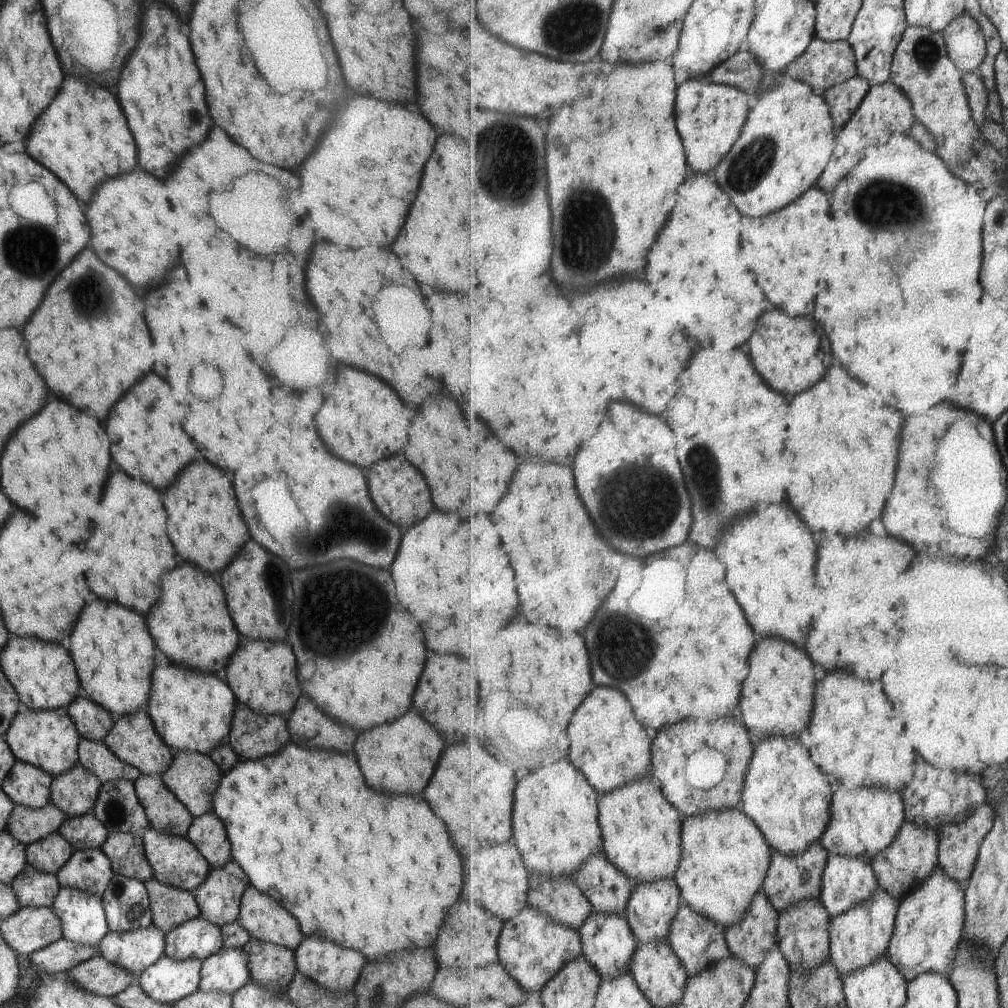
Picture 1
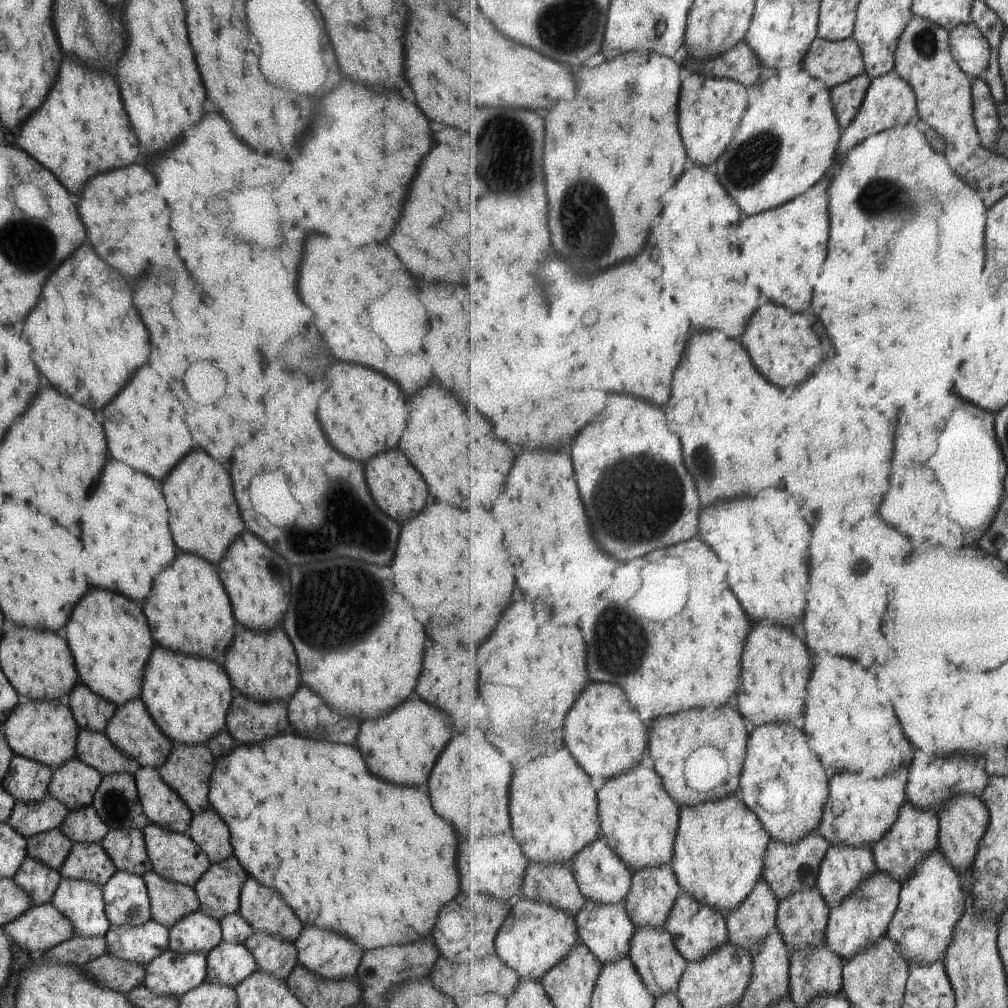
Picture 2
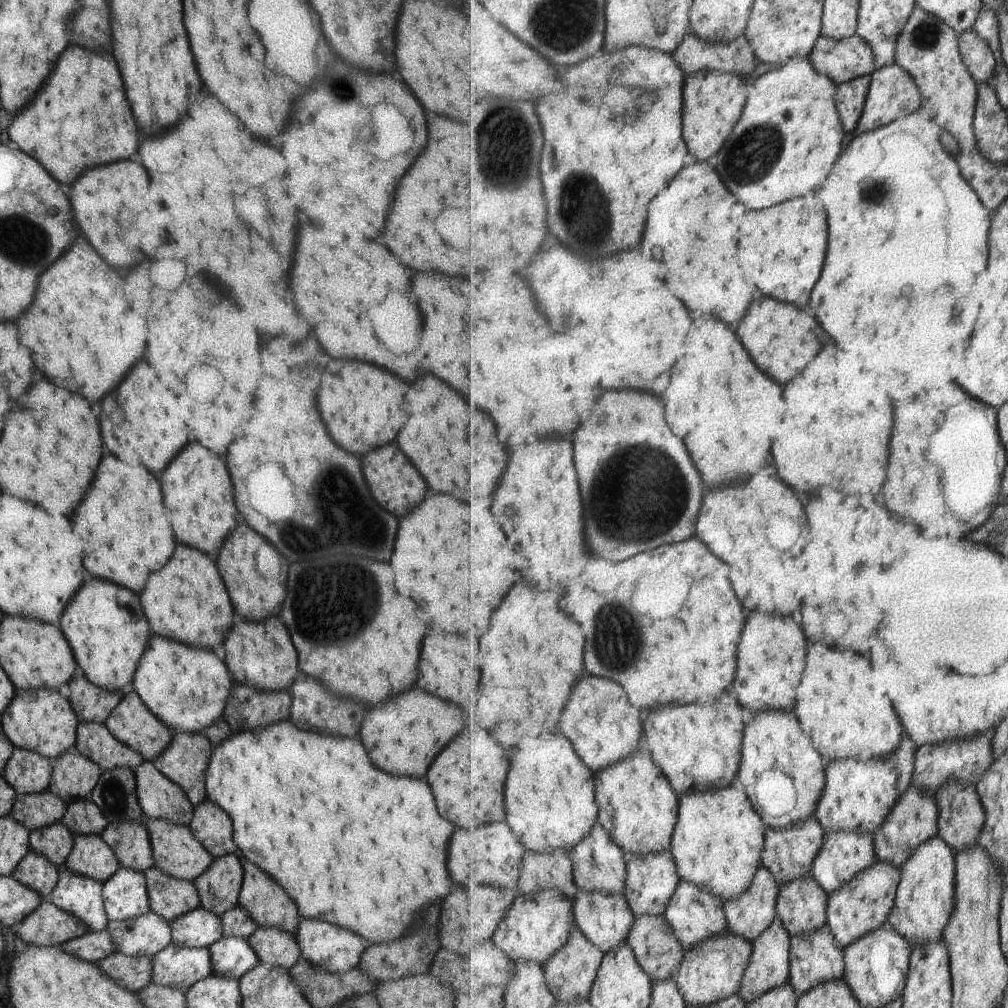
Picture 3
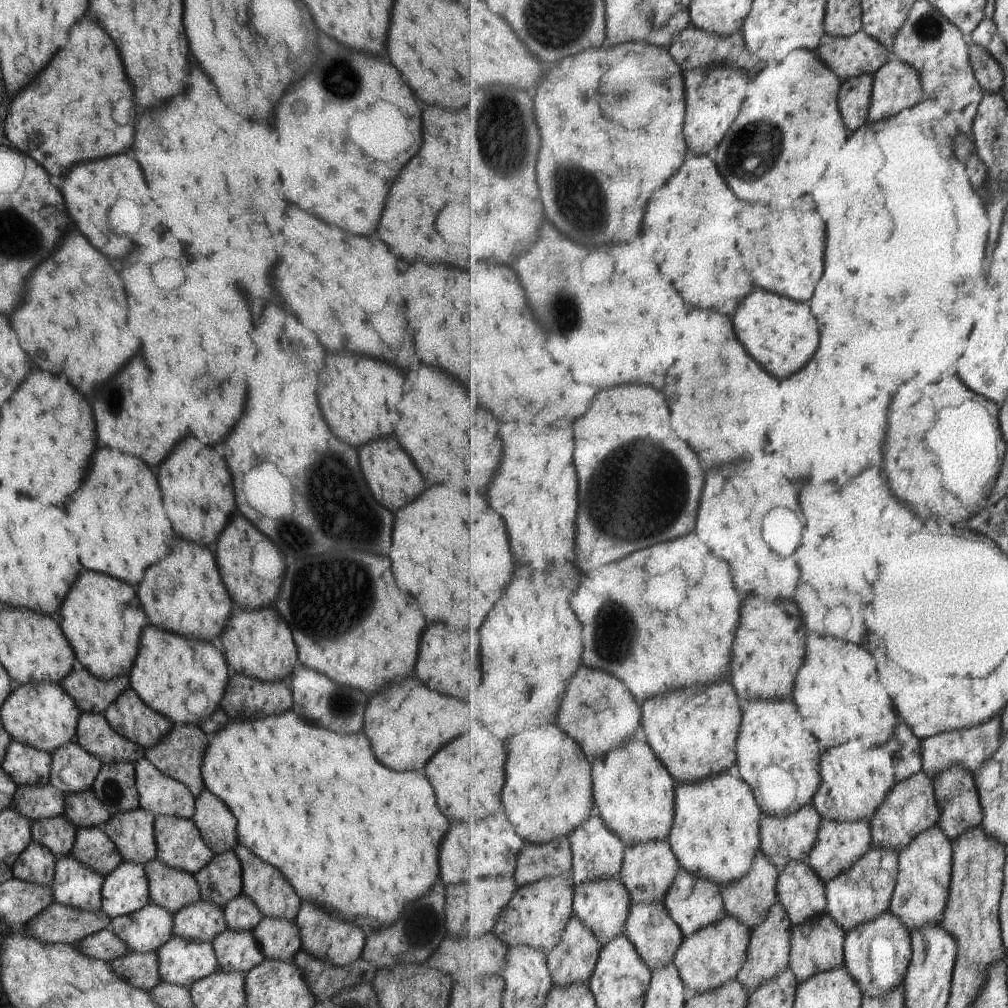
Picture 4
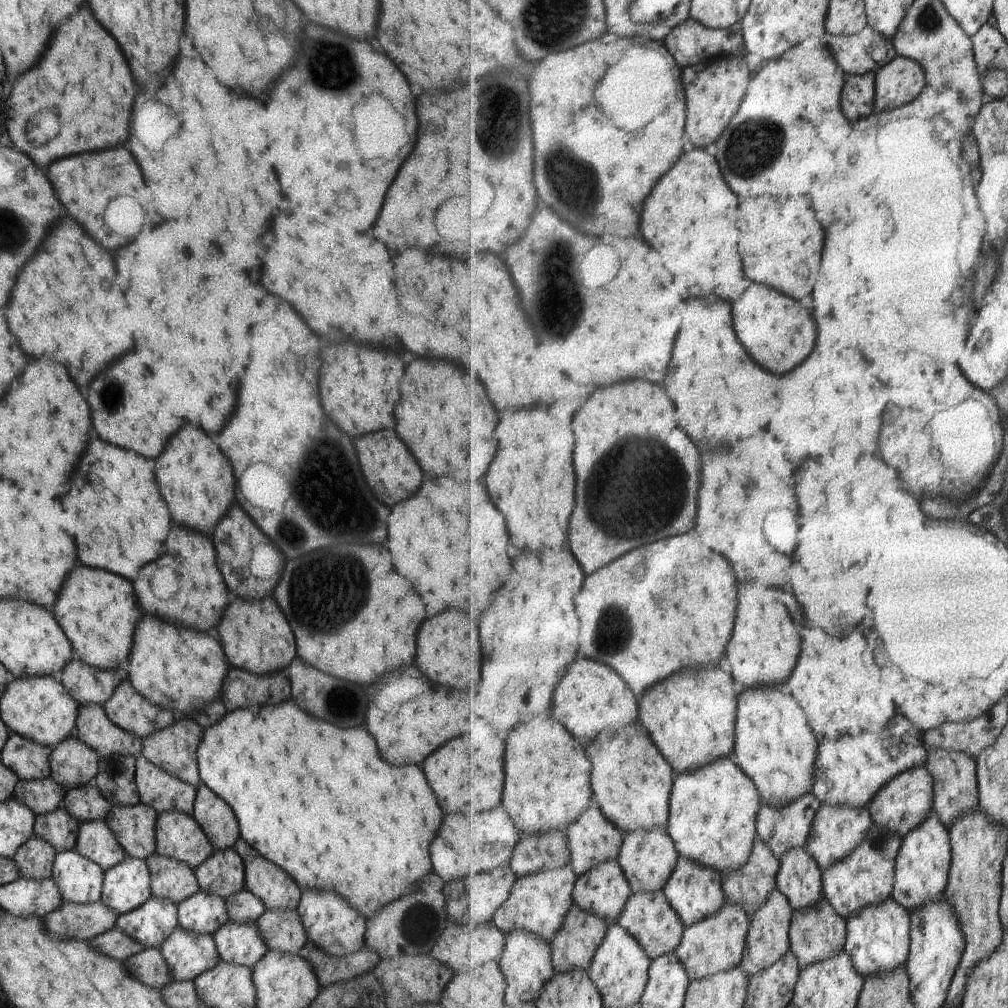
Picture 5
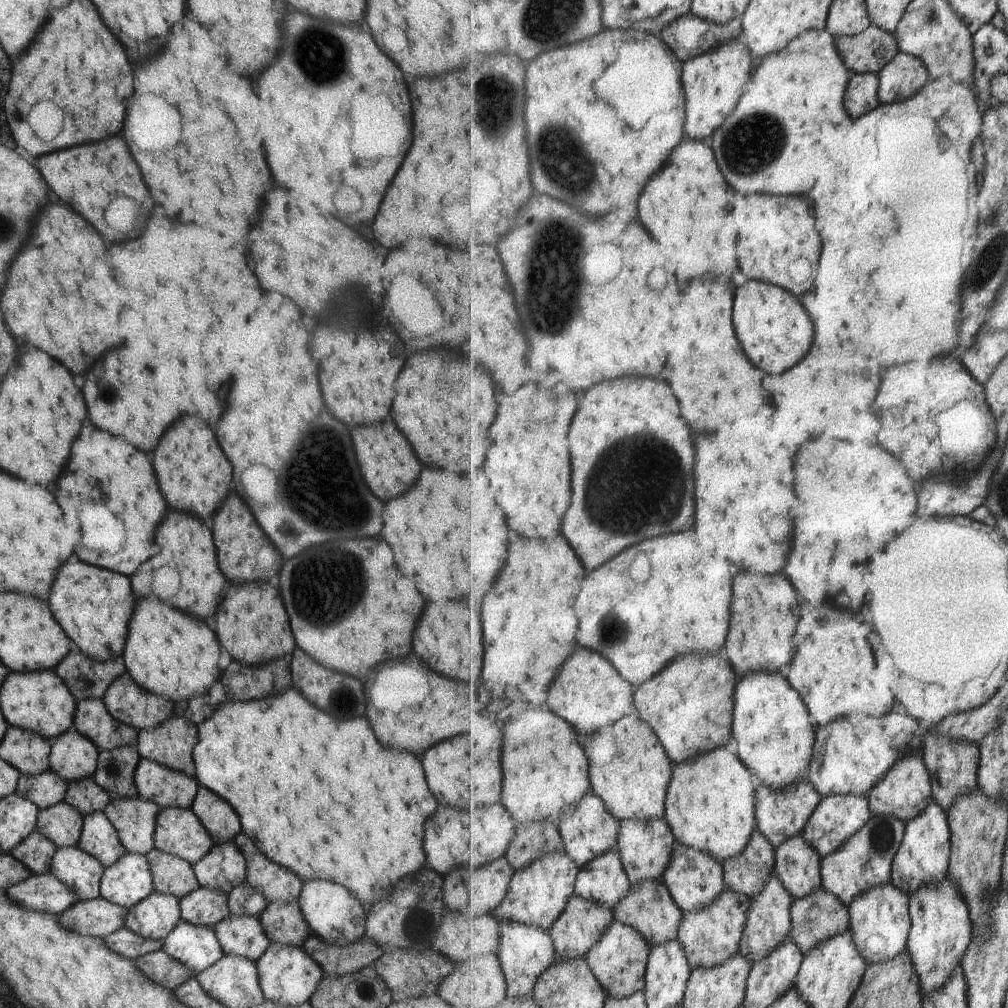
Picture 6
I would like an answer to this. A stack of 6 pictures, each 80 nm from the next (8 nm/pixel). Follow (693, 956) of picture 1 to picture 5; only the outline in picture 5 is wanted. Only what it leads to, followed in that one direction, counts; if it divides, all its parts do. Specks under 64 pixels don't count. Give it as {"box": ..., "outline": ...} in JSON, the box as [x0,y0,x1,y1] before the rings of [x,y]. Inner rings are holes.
{"box":[663,856,726,927],"outline":[[[679,856],[678,865],[663,891],[672,904],[673,910],[676,910],[681,917],[684,926],[688,927],[717,915],[726,905],[723,880],[718,870],[704,867],[699,863],[694,863],[692,859]]]}

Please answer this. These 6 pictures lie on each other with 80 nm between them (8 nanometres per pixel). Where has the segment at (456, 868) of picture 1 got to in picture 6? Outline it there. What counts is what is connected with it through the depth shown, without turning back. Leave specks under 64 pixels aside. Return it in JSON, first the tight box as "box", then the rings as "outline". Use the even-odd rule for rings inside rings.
{"box":[192,688,437,911],"outline":[[[289,688],[283,694],[273,696],[273,698],[221,704],[213,712],[213,716],[209,720],[205,720],[205,722],[201,722],[197,726],[197,730],[199,730],[199,736],[197,736],[197,742],[192,748],[192,761],[195,768],[194,777],[198,781],[198,784],[201,787],[208,788],[218,797],[221,796],[225,802],[229,802],[233,806],[235,814],[239,816],[239,822],[241,822],[240,830],[243,830],[243,834],[253,840],[253,844],[257,846],[257,850],[261,850],[275,864],[281,864],[281,866],[289,868],[291,872],[295,872],[303,880],[323,878],[323,880],[337,882],[337,884],[345,886],[353,896],[357,896],[357,900],[366,911],[373,903],[387,897],[390,893],[389,888],[401,876],[405,876],[409,872],[415,872],[415,870],[419,870],[425,864],[425,858],[423,858],[424,852],[421,850],[421,838],[423,838],[423,828],[421,826],[423,826],[425,818],[435,812],[437,802],[431,796],[429,788],[425,786],[425,776],[423,776],[419,760],[413,754],[409,754],[409,752],[385,750],[377,742],[377,738],[373,736],[373,732],[369,730],[369,724],[365,722],[365,718],[339,720],[337,722],[331,716],[327,716],[325,712],[321,712],[315,706],[307,704],[301,698],[299,692],[295,692],[293,688]]]}

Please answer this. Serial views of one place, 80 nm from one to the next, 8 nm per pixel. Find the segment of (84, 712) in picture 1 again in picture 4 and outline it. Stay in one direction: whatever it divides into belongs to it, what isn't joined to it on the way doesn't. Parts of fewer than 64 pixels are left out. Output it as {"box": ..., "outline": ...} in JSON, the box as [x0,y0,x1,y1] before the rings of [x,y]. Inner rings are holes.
{"box":[58,669,129,714],"outline":[[[72,669],[58,685],[73,700],[77,711],[100,714],[129,686],[129,680],[127,673],[103,680],[86,669]]]}

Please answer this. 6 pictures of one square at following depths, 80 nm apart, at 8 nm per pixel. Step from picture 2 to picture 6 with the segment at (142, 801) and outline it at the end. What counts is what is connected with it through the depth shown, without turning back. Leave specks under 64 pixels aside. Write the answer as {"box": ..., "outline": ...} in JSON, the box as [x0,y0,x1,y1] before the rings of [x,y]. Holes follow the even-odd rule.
{"box":[133,758,200,809],"outline":[[[144,758],[139,759],[133,780],[138,796],[154,802],[160,809],[165,807],[189,809],[200,787],[194,776],[167,769]]]}

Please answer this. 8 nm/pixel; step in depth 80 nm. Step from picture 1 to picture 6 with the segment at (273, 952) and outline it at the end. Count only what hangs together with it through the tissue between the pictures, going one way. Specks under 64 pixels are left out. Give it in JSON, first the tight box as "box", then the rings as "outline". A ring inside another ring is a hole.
{"box":[257,902,311,947],"outline":[[[268,902],[257,917],[269,942],[301,947],[311,934],[296,902]]]}

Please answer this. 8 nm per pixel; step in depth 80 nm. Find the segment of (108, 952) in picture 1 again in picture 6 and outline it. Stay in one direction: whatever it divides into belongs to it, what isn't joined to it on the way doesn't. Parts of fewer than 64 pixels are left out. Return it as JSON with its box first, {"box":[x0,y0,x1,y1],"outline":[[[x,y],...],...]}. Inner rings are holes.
{"box":[122,890,181,941],"outline":[[[152,890],[146,898],[140,900],[135,906],[128,908],[122,926],[140,937],[161,941],[181,921],[179,907],[177,897]]]}

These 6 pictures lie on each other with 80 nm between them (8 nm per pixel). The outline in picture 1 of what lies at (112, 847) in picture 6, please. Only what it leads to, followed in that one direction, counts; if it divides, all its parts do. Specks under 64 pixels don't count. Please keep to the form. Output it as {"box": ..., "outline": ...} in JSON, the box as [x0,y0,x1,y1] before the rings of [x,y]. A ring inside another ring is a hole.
{"box":[54,848,113,897],"outline":[[[97,848],[73,850],[71,856],[67,859],[67,862],[61,866],[54,875],[56,876],[60,888],[74,888],[78,891],[100,897],[105,890],[109,879],[112,877],[113,872],[110,860],[101,852],[100,848]]]}

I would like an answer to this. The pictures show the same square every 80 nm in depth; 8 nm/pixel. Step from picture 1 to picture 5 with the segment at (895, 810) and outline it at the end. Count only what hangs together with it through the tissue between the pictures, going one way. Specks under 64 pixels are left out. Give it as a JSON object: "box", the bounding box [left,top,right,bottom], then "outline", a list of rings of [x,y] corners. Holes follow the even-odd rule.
{"box":[812,716,929,809],"outline":[[[895,716],[881,734],[867,730],[861,735],[843,739],[827,741],[820,738],[812,793],[822,802],[822,806],[841,804],[857,809],[869,808],[888,782],[905,771],[926,766],[929,755],[924,734],[911,719]]]}

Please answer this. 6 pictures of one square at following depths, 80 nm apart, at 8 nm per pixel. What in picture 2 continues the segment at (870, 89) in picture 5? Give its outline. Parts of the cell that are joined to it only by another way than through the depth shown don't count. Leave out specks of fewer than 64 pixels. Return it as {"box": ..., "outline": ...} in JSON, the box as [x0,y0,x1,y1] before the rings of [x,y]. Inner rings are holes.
{"box":[831,74,872,130],"outline":[[[863,74],[831,89],[833,106],[843,130],[853,122],[857,113],[860,112],[871,85],[872,78]]]}

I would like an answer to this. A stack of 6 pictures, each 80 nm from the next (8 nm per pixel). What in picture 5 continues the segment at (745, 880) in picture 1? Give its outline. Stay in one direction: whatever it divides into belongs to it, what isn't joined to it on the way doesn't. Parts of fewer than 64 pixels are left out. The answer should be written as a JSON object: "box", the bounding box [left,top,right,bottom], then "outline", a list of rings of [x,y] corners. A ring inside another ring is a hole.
{"box":[667,757,762,874],"outline":[[[727,757],[697,771],[675,774],[667,832],[676,844],[679,856],[692,859],[694,863],[699,863],[704,867],[718,870],[721,874],[726,871],[736,871],[745,866],[756,845],[758,837],[756,824],[758,814],[762,809],[762,800],[752,778],[749,778],[749,775],[739,768],[735,758],[731,760]]]}

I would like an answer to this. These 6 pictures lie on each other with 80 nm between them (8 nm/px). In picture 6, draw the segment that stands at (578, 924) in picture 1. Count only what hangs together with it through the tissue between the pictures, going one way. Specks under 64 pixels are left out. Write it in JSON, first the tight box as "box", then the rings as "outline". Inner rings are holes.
{"box":[505,822,565,871],"outline":[[[553,822],[517,823],[516,840],[508,848],[505,857],[515,871],[521,871],[549,855],[563,852],[565,852],[564,840]]]}

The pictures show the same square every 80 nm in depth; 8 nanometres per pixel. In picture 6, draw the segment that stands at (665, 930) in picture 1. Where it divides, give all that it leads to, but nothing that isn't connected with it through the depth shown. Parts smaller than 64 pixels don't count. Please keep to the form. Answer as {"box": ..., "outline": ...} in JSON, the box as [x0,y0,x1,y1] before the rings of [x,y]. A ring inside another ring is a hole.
{"box":[618,817,677,885],"outline":[[[663,817],[648,819],[647,821],[626,821],[621,823],[620,849],[618,853],[624,869],[633,885],[639,885],[645,880],[659,880],[672,864],[672,854],[677,843],[669,823]]]}

